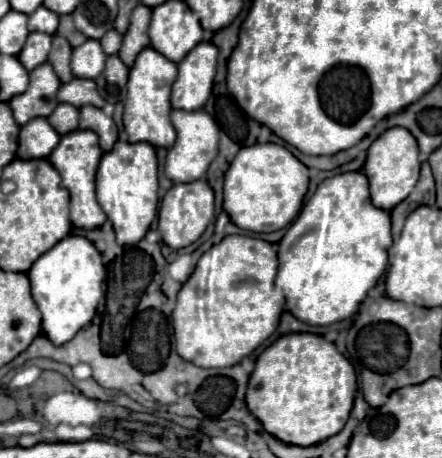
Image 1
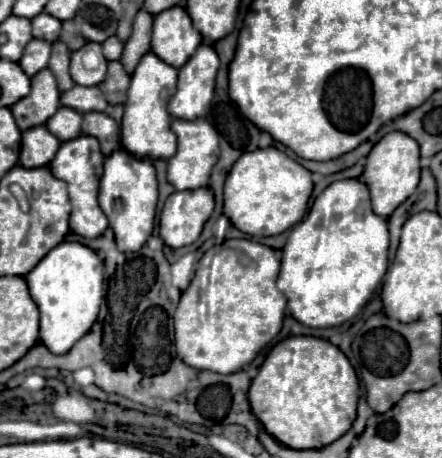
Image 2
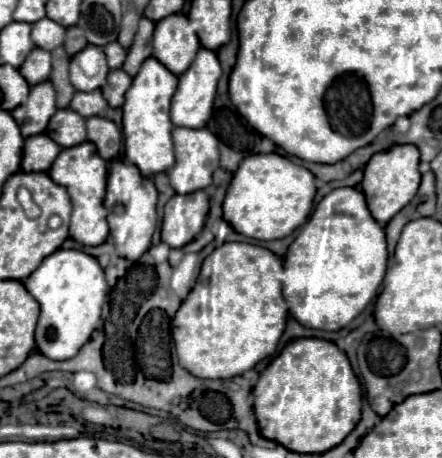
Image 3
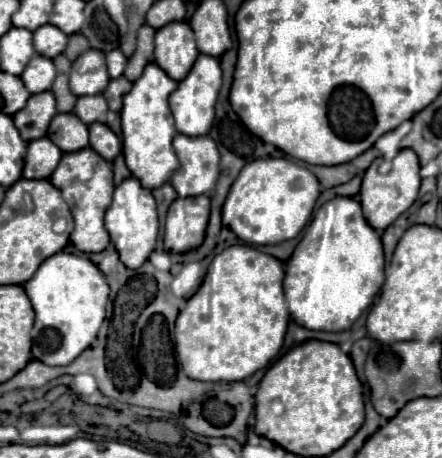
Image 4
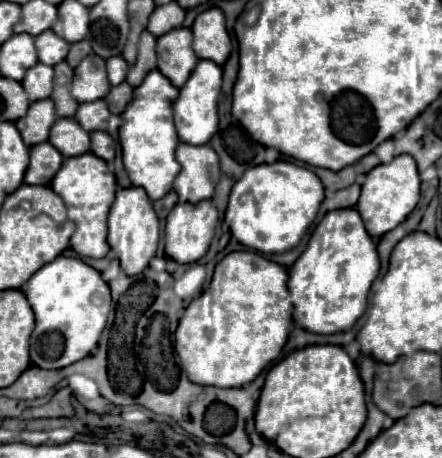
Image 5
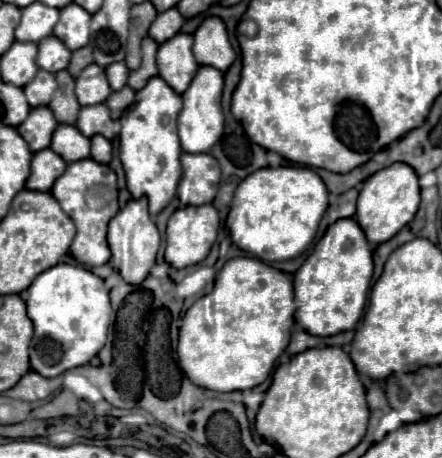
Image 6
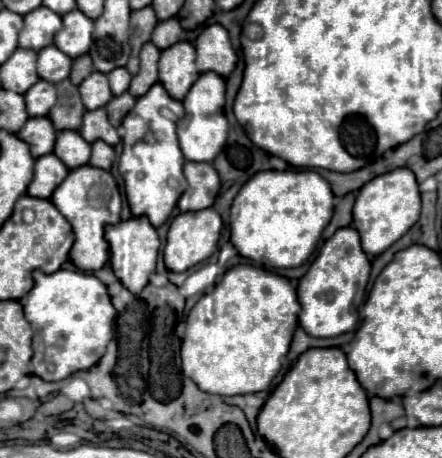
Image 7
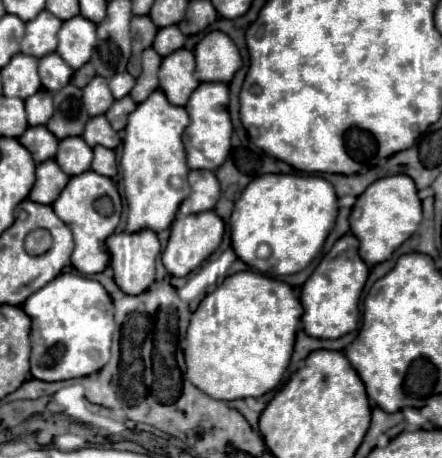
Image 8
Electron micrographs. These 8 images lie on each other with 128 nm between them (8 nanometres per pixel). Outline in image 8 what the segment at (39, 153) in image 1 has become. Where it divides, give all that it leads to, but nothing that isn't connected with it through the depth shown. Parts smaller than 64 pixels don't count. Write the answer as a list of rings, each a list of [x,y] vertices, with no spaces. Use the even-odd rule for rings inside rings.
[[[46,160],[36,168],[36,184],[28,198],[38,204],[52,204],[56,196],[60,196],[68,180],[70,178],[64,176],[64,172],[60,172],[60,166],[56,164],[56,160]]]

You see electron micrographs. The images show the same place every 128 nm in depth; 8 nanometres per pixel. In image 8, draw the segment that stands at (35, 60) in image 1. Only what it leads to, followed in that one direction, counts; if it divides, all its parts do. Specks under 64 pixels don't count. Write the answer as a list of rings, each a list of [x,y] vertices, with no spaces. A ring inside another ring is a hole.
[[[44,88],[26,100],[26,114],[30,126],[44,126],[50,120],[52,112],[54,112],[52,94]]]

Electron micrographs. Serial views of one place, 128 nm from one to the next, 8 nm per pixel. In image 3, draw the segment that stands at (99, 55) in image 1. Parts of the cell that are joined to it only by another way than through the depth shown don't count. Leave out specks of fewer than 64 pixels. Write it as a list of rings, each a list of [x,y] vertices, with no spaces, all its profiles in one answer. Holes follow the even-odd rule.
[[[72,58],[70,62],[70,80],[72,80],[72,86],[80,92],[92,92],[92,90],[98,90],[106,84],[106,76],[108,76],[108,66],[100,66],[100,72],[94,74],[94,76],[86,76],[80,68],[80,60],[78,58]]]

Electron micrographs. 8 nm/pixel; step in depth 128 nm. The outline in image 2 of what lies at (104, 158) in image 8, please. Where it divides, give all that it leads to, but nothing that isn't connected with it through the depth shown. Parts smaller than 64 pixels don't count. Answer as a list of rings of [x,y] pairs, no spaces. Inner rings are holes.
[[[102,112],[84,114],[82,132],[100,140],[100,150],[104,152],[104,156],[110,156],[114,150],[120,148],[120,126]]]

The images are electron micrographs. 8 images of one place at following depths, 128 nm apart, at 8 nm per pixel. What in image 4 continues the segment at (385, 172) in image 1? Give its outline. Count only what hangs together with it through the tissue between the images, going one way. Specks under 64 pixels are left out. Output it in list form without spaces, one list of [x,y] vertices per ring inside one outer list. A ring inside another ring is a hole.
[[[400,150],[398,156],[392,160],[392,168],[390,172],[382,174],[378,168],[382,164],[382,158],[376,158],[370,168],[366,170],[364,178],[362,178],[362,190],[360,190],[360,204],[362,204],[362,212],[366,222],[376,230],[382,232],[386,230],[402,212],[406,212],[414,200],[418,198],[418,188],[420,188],[420,164],[418,164],[418,156],[412,150]]]

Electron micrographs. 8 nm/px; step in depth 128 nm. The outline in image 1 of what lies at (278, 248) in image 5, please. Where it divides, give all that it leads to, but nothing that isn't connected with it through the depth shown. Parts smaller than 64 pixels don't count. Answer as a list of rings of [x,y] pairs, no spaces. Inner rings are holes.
[[[254,144],[242,148],[224,178],[224,210],[230,220],[250,232],[286,228],[298,214],[308,192],[308,168],[284,146]]]

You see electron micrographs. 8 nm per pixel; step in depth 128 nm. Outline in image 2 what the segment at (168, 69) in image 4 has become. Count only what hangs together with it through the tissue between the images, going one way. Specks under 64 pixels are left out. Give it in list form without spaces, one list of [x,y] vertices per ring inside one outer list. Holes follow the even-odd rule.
[[[168,8],[168,12],[154,16],[151,50],[166,64],[182,68],[200,44],[202,36],[192,26],[192,20],[184,8]]]

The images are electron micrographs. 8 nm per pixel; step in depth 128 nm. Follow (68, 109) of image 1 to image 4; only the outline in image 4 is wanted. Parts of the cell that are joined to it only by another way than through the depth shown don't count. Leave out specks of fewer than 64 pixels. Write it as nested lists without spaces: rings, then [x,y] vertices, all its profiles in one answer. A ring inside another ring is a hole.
[[[56,114],[48,128],[48,138],[62,152],[76,152],[88,146],[88,126],[76,114]]]

